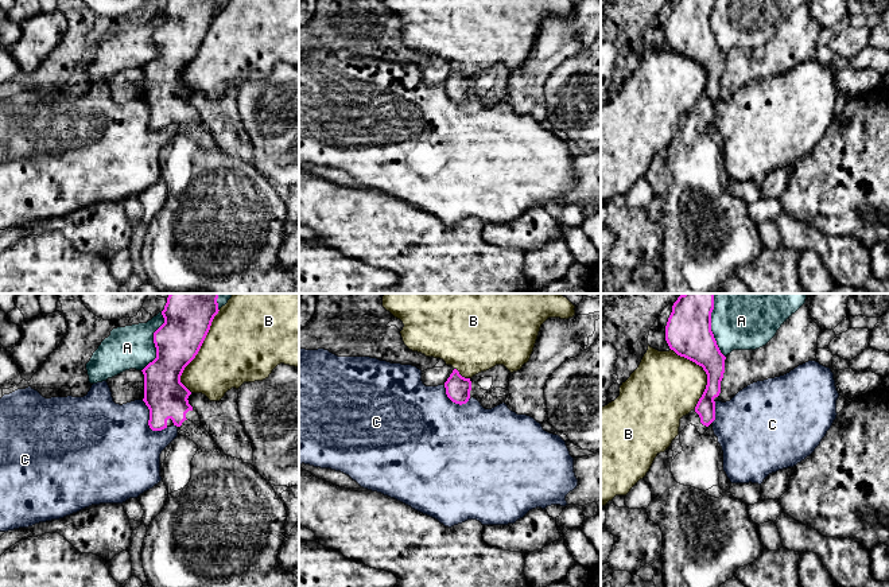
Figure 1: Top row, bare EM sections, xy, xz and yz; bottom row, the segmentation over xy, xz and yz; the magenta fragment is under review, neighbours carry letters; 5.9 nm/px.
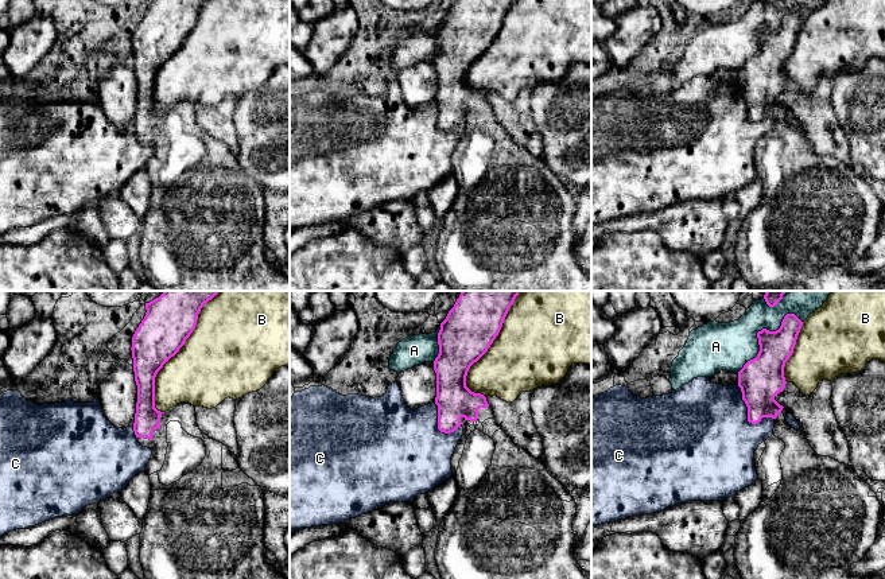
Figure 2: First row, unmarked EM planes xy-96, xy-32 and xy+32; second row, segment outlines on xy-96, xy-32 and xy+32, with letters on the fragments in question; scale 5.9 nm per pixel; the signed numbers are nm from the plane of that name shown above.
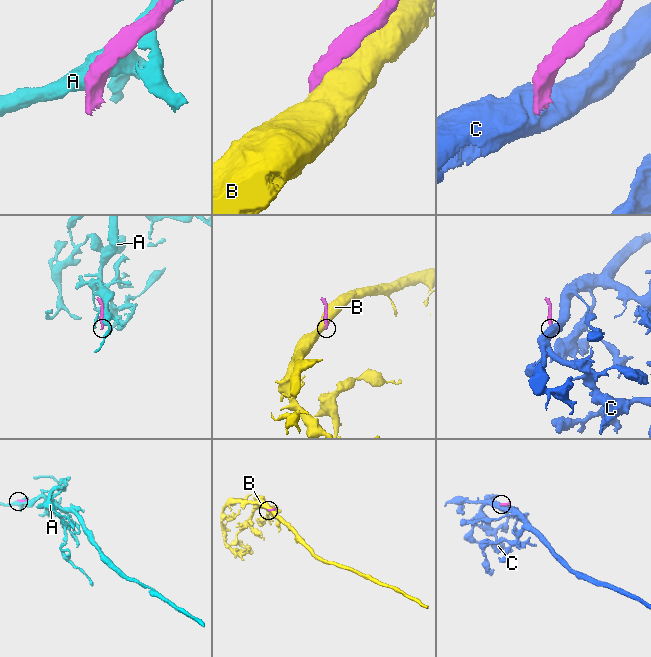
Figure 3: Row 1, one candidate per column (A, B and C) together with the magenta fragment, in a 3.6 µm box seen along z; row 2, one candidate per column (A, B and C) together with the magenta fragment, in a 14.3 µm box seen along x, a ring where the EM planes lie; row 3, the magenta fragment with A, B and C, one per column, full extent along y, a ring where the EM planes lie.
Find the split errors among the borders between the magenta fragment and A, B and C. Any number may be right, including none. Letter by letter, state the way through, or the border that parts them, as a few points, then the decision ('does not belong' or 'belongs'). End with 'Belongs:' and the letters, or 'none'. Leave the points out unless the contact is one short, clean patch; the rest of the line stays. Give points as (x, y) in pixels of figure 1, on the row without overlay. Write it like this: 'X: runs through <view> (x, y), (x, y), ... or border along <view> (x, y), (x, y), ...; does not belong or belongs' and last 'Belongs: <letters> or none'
A: does not belong
B: does not belong
C: border along xy (142, 98), (148, 108), (148, 124), (152, 128), (166, 127); does not belong
Belongs: none

